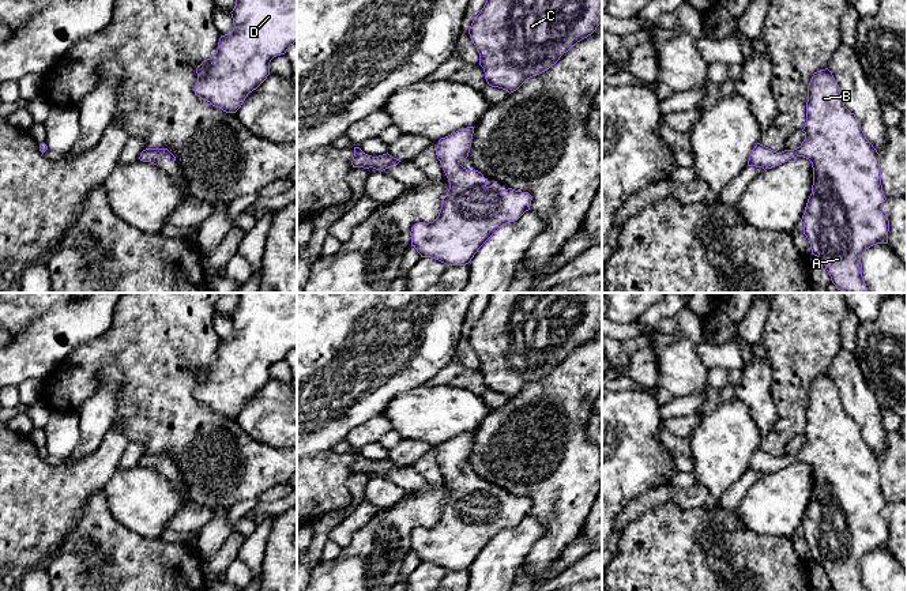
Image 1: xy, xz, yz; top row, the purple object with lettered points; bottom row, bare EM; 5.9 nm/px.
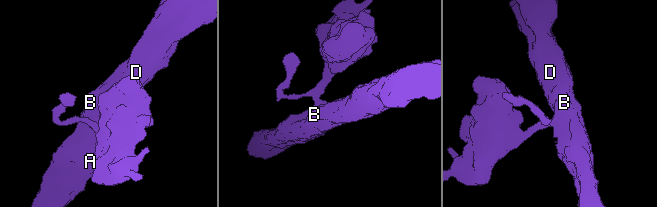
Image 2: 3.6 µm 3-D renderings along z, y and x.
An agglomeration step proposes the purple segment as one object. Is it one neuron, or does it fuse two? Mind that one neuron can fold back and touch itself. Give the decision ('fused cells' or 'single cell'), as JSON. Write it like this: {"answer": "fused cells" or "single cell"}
{"answer": "single cell"}

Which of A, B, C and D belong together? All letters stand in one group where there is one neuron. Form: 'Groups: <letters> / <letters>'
Groups: A B C D

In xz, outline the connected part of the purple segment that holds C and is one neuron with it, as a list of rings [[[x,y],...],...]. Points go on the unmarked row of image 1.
[[[489,293],[488,305],[474,323],[468,339],[479,358],[489,391],[509,399],[527,384],[547,376],[560,362],[602,328],[602,293]]]

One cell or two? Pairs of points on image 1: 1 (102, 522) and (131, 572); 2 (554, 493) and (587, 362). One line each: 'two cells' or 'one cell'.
1: one cell
2: one cell

